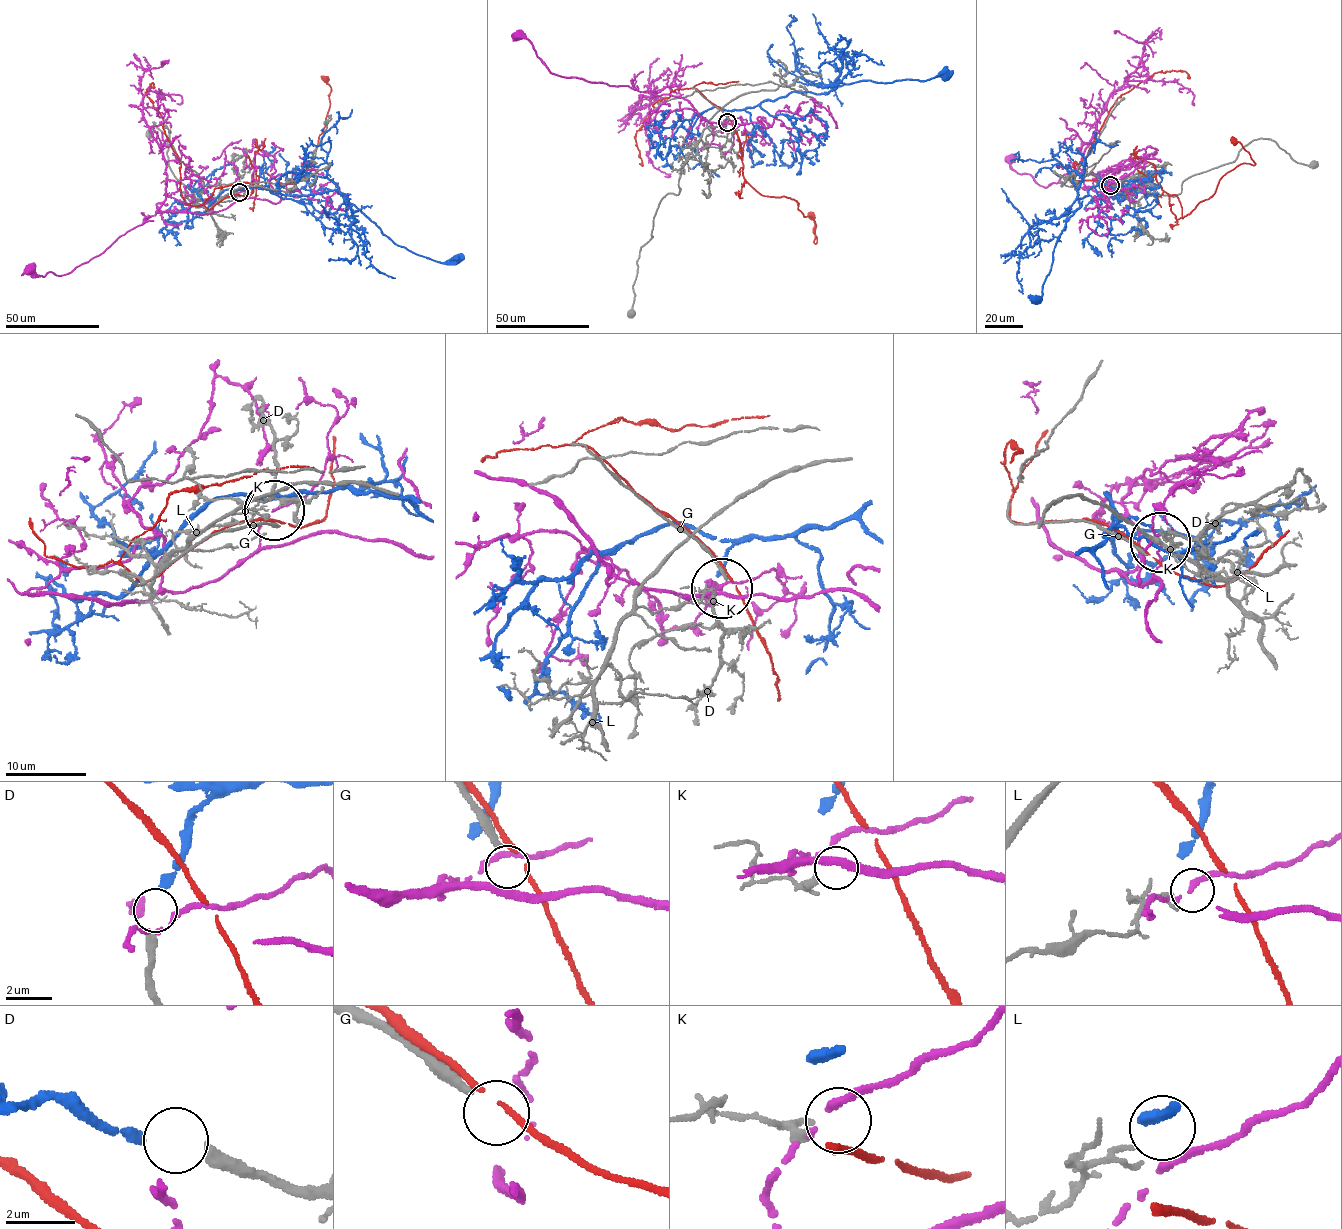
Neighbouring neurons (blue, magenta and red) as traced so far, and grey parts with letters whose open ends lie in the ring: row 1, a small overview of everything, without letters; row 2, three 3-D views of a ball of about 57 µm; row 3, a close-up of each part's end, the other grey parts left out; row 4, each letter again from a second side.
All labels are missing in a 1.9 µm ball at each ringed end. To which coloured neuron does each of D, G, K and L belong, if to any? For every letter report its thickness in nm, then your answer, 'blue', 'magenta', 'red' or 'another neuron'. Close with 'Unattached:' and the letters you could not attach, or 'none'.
D: 360 nm | blue
G: 320 nm | another neuron
K: 360 nm | another neuron
L: 110 nm | another neuron
Unattached: G, K, L

